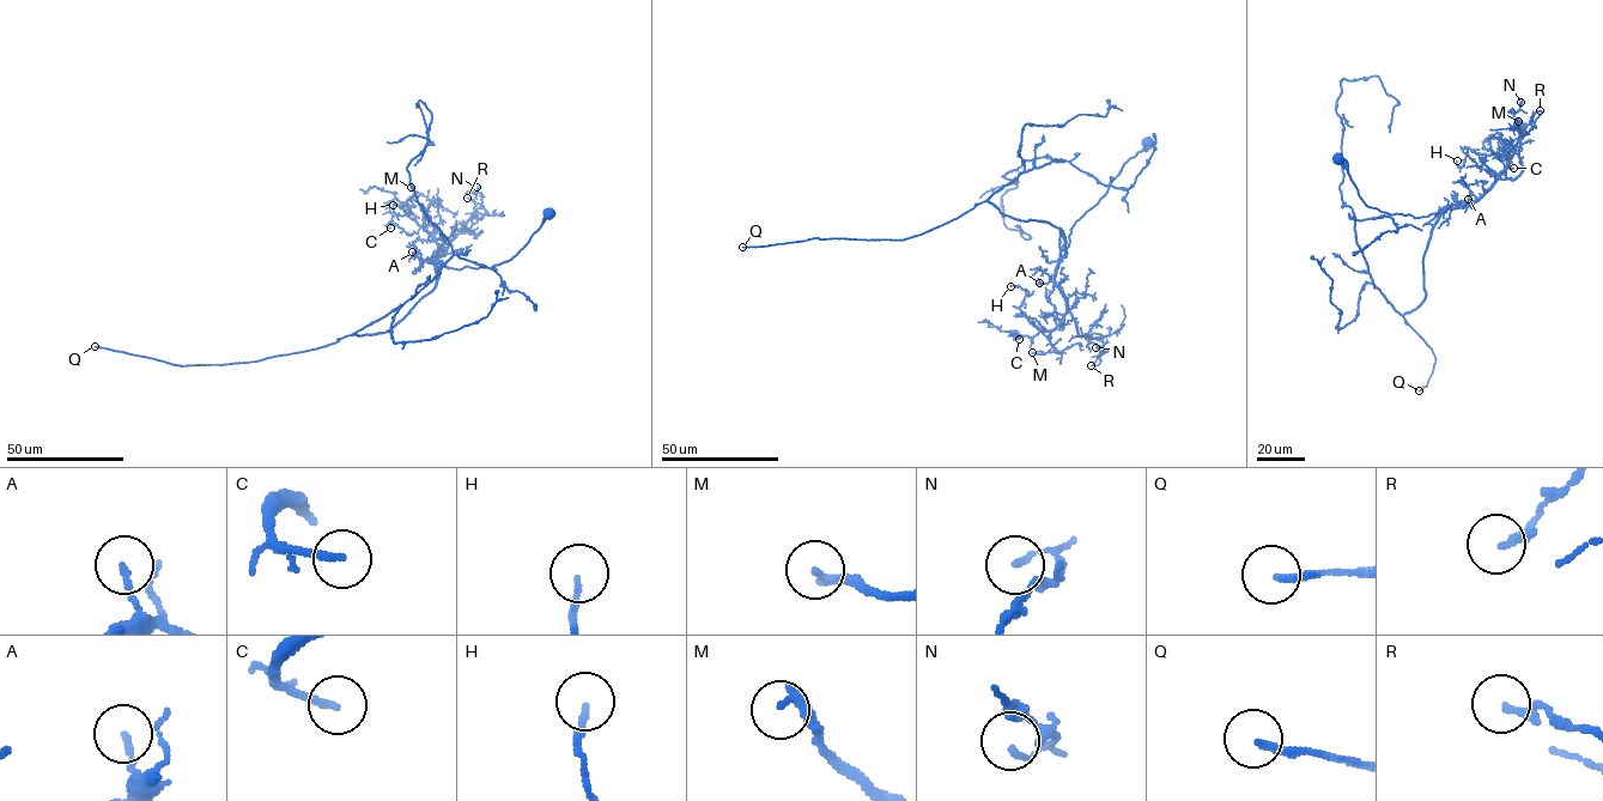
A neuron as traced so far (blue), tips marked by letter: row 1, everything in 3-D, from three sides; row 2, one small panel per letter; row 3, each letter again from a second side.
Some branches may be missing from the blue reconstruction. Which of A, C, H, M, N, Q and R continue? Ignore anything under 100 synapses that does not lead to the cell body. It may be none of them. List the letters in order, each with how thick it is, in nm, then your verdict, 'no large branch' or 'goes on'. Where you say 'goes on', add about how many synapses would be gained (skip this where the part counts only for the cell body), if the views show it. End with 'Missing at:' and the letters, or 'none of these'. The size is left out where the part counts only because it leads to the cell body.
A: calibre 130 nm; no large branch
C: calibre 190 nm; no large branch
H: calibre 140 nm; no large branch
M: calibre 240 nm; no large branch
N: calibre 130 nm; no large branch
Q: calibre 190 nm; no large branch
R: calibre 220 nm; no large branch
Missing at: none of these

